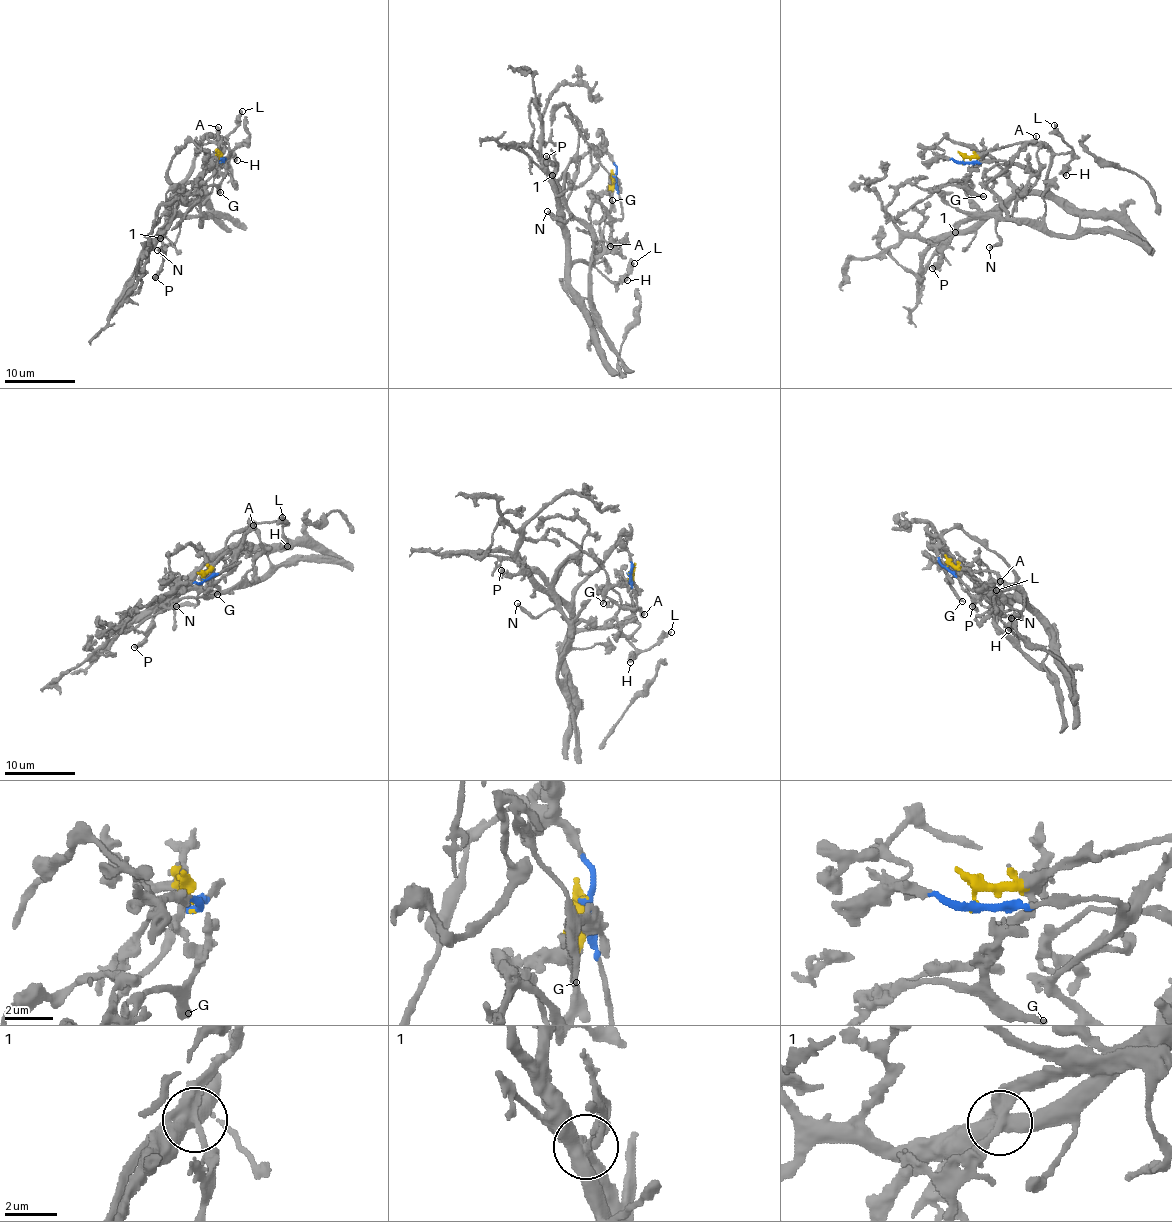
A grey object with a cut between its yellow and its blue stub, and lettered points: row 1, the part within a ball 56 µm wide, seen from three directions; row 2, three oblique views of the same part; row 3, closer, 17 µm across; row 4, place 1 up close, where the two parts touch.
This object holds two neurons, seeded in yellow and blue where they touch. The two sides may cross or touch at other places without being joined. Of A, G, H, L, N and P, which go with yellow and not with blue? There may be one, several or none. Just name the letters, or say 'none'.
G, H, L

